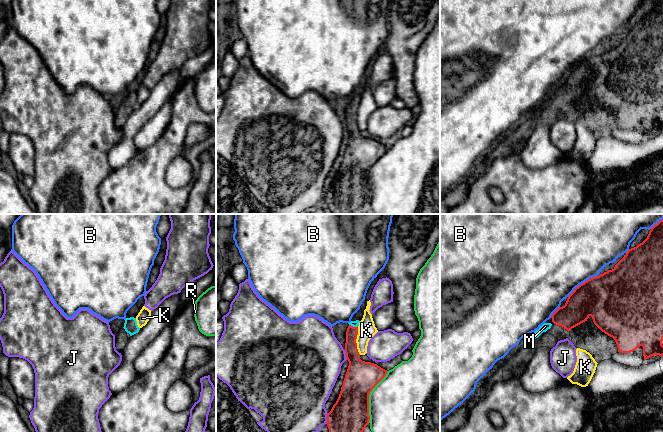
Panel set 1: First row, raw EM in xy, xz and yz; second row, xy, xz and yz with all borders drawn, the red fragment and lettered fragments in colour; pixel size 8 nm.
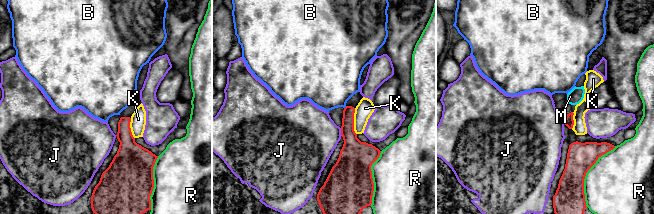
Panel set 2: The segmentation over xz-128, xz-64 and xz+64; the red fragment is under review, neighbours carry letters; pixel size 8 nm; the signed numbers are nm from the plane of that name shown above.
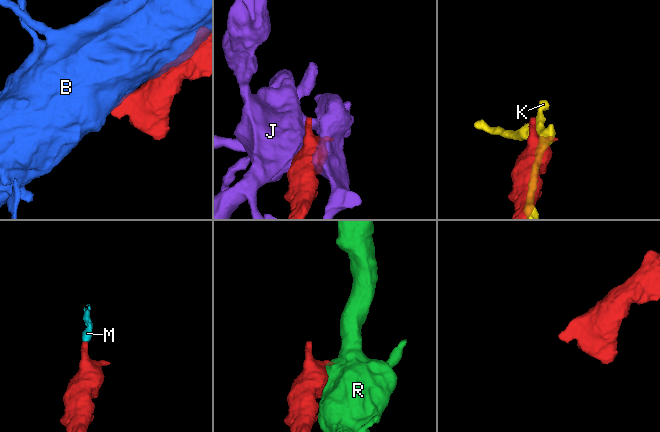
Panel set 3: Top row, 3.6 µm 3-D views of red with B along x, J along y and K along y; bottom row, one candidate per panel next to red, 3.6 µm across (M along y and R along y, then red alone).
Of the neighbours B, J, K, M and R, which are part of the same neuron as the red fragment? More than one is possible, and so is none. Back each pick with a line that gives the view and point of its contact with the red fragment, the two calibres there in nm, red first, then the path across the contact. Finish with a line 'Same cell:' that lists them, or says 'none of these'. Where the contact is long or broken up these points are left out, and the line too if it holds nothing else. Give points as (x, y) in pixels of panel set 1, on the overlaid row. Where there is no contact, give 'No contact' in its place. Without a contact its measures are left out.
M: Touches red at xz (352, 326). Thickness 110 nm (red) against 50 nm. Path across: xz (352, 354), (352, 326), (353, 323)
Same cell: M

